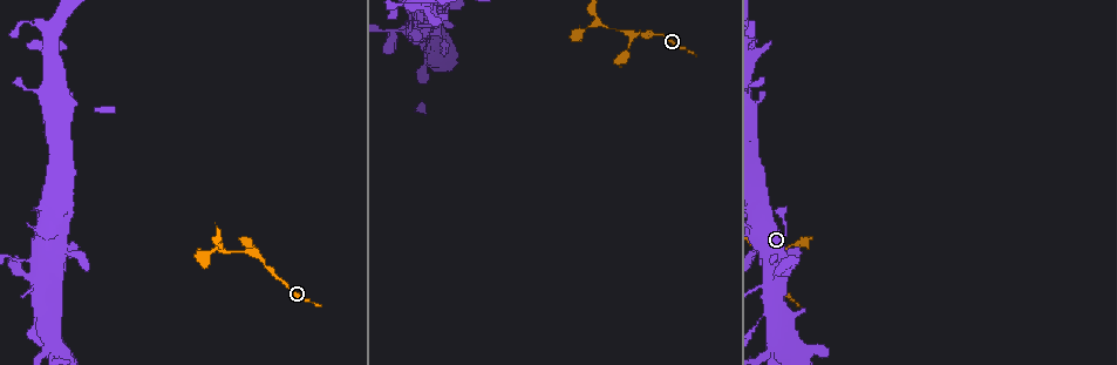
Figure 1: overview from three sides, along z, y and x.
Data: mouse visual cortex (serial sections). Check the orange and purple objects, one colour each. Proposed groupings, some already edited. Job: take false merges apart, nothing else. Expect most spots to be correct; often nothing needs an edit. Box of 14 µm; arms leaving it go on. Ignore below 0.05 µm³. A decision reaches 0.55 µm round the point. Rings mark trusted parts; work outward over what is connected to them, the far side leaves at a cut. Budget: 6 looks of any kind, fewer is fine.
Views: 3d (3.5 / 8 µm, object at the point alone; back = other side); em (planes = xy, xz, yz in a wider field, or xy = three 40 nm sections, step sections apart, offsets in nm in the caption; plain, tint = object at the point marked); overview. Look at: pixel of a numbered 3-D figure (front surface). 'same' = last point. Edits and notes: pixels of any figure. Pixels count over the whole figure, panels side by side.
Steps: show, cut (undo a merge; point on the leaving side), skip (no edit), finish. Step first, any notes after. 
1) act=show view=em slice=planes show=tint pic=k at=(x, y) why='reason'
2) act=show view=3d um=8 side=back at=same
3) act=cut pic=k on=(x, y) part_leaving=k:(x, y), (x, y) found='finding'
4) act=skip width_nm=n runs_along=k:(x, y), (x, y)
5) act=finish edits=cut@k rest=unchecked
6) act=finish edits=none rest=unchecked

act=show view=3d um=3.5 pic=1 at=(33, 277) why='calibre changes'

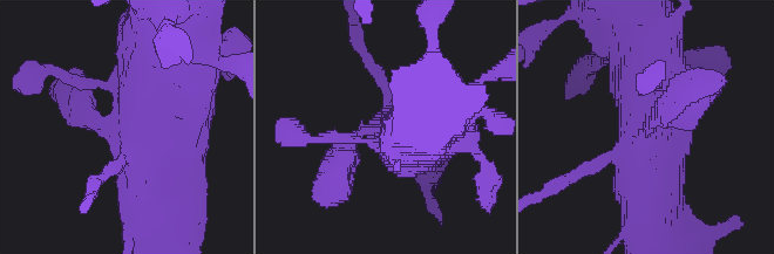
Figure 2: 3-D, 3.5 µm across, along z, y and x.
act=show view=em slice=xy step=2 show=tint pic=2 at=(646, 126) why='now the EM'

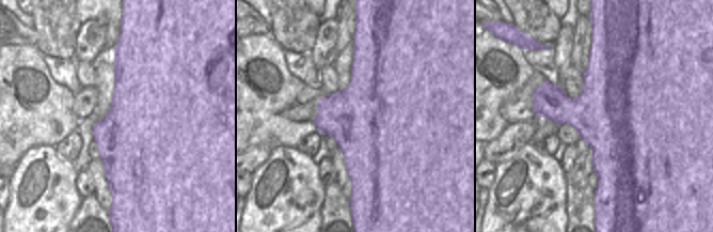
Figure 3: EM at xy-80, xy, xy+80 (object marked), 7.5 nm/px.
act=skip runs_along=2:(155, 57), (155, 187), (162, 208) found='one cell here'

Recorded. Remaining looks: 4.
act=show view=3d um=3.5 pic=1 at=(54, 355) why='abrupt turn'

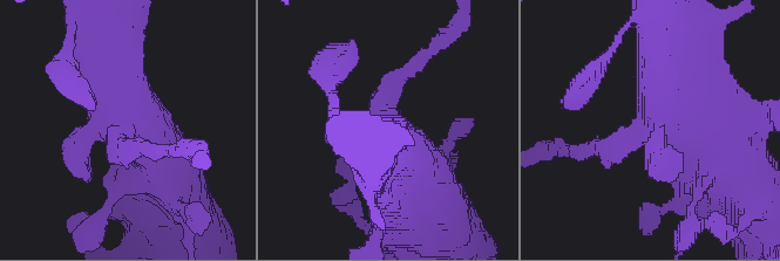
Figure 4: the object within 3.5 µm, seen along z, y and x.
act=skip runs_along=4:(663, 43), (666, 101), (724, 172) found='continuous, no second cell'

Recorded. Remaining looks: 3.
act=show view=3d um=3.5 side=back pic=1 at=(222, 251) why='three-way junction'

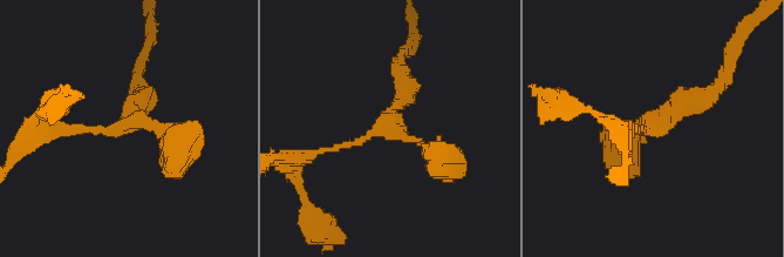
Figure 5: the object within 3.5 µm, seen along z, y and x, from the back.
act=show view=em slice=xy step=2 show=tint pic=5 at=(122, 128) why='need the tissue'

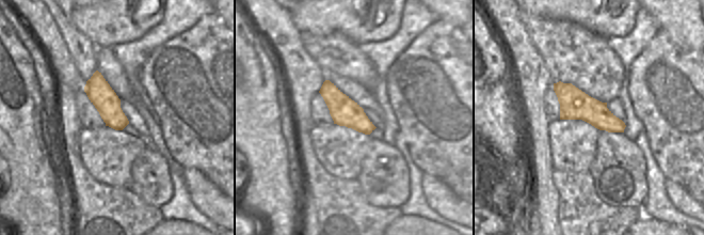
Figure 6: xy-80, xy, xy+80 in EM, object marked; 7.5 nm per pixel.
act=skip arms=3 runs_along=6:(556, 85), (577, 105), (621, 129) found='all the same cell'

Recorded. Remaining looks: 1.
act=finish edits=none rest=unchecked

